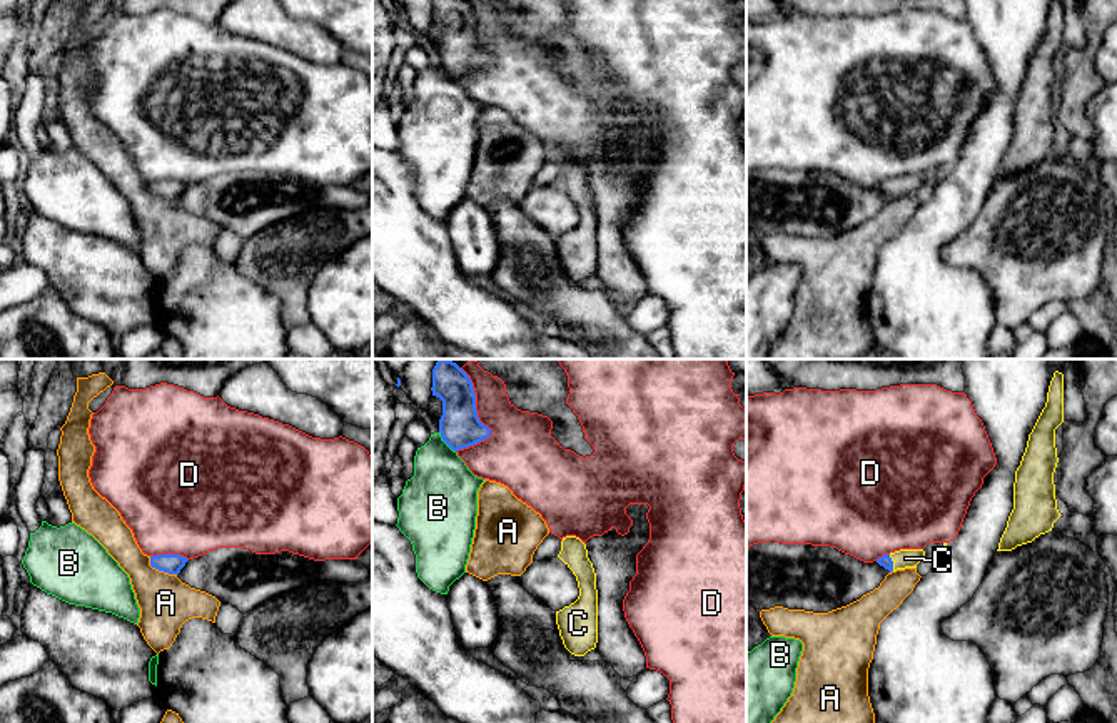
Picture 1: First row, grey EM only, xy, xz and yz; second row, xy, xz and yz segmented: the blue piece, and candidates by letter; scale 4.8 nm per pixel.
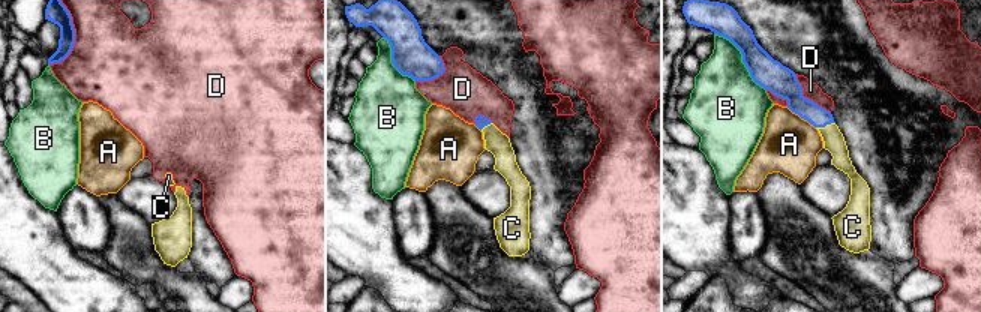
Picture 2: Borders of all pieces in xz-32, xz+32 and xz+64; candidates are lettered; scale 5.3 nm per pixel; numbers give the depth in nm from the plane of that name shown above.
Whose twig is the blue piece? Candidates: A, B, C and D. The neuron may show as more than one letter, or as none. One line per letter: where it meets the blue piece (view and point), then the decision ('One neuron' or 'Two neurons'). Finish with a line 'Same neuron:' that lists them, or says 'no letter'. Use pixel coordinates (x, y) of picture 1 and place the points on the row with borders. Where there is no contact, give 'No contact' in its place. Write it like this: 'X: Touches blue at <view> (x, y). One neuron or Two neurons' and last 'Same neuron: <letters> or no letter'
A: Touches blue at xy (159, 570). Two neurons
B: Touches blue at xz (444, 441). Two neurons
C: Touches blue at yz (892, 563). One neuron
D: Touches blue at xz (478, 418). Two neurons
Same neuron: C

